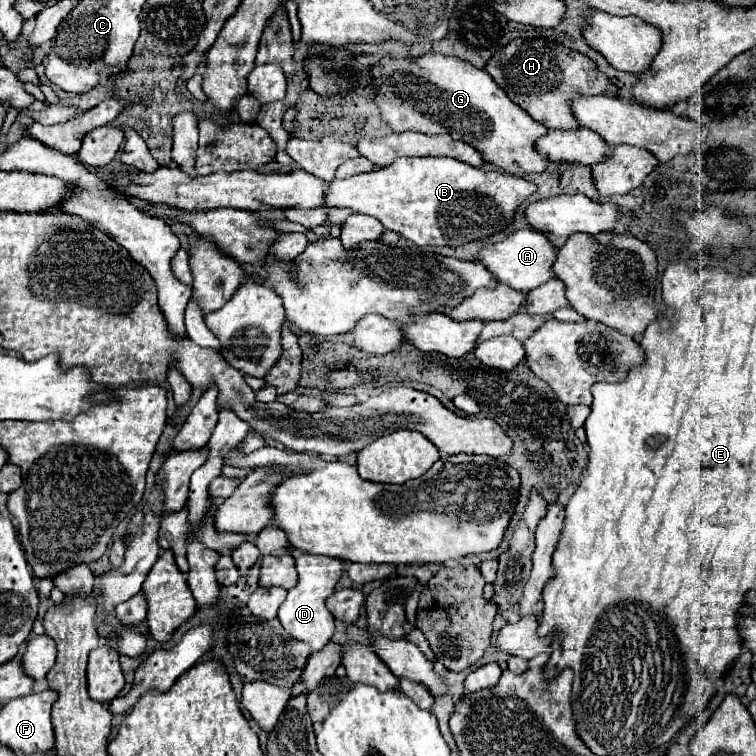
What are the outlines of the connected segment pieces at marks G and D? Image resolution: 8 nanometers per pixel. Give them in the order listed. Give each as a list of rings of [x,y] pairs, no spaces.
[[[425,54],[417,60],[411,58],[383,58],[379,66],[373,68],[373,82],[377,92],[377,104],[381,108],[383,120],[395,128],[395,132],[423,132],[429,136],[435,134],[449,134],[455,140],[465,140],[467,144],[473,144],[487,162],[495,164],[497,168],[503,168],[509,174],[525,176],[531,172],[545,172],[547,164],[551,162],[547,156],[539,154],[535,150],[535,140],[545,136],[549,130],[531,120],[531,116],[521,110],[515,102],[507,98],[507,94],[493,82],[493,78],[475,66],[465,64],[463,60],[449,58],[443,54]]]
[[[301,554],[295,560],[297,572],[299,572],[299,582],[295,588],[287,592],[285,602],[279,608],[279,620],[283,628],[297,640],[309,644],[313,652],[321,650],[333,636],[335,620],[331,612],[325,608],[325,600],[335,592],[335,584],[339,582],[343,574],[343,562],[339,558],[329,558],[329,556],[313,556],[313,554]]]

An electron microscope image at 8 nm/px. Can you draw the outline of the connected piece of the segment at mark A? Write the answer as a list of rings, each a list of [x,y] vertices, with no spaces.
[[[517,230],[515,234],[507,236],[503,242],[489,244],[489,248],[479,252],[479,260],[493,272],[499,282],[509,284],[519,292],[531,292],[533,288],[545,284],[547,280],[557,278],[553,272],[553,264],[557,258],[557,246],[537,230]]]

